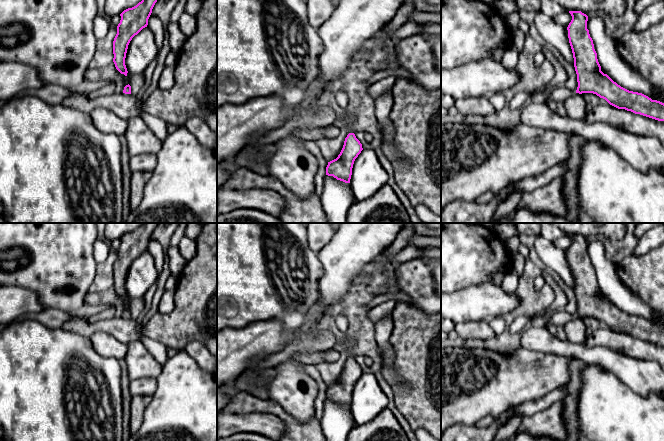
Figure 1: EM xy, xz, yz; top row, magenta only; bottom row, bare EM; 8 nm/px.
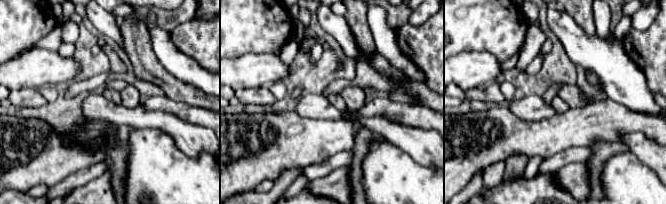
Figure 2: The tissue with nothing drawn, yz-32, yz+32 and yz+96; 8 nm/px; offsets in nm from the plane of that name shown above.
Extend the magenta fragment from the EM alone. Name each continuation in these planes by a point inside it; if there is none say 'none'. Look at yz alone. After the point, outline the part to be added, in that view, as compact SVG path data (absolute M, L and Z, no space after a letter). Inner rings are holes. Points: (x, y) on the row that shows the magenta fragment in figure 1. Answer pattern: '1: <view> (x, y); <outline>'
none

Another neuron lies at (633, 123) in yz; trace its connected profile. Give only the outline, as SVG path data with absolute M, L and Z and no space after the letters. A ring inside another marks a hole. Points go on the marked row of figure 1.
M609 103L597 105L586 112L584 120L587 123L605 122L632 134L657 138L664 147L664 121L618 109Z

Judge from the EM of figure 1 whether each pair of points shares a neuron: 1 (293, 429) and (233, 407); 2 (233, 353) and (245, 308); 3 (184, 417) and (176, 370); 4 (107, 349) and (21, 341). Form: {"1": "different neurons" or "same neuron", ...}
{"1": "same neuron", "2": "different neurons", "3": "same neuron", "4": "different neurons"}

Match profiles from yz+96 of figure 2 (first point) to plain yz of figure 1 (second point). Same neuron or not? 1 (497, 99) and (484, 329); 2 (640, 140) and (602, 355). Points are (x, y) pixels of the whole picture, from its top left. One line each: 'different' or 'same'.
1: same
2: same

